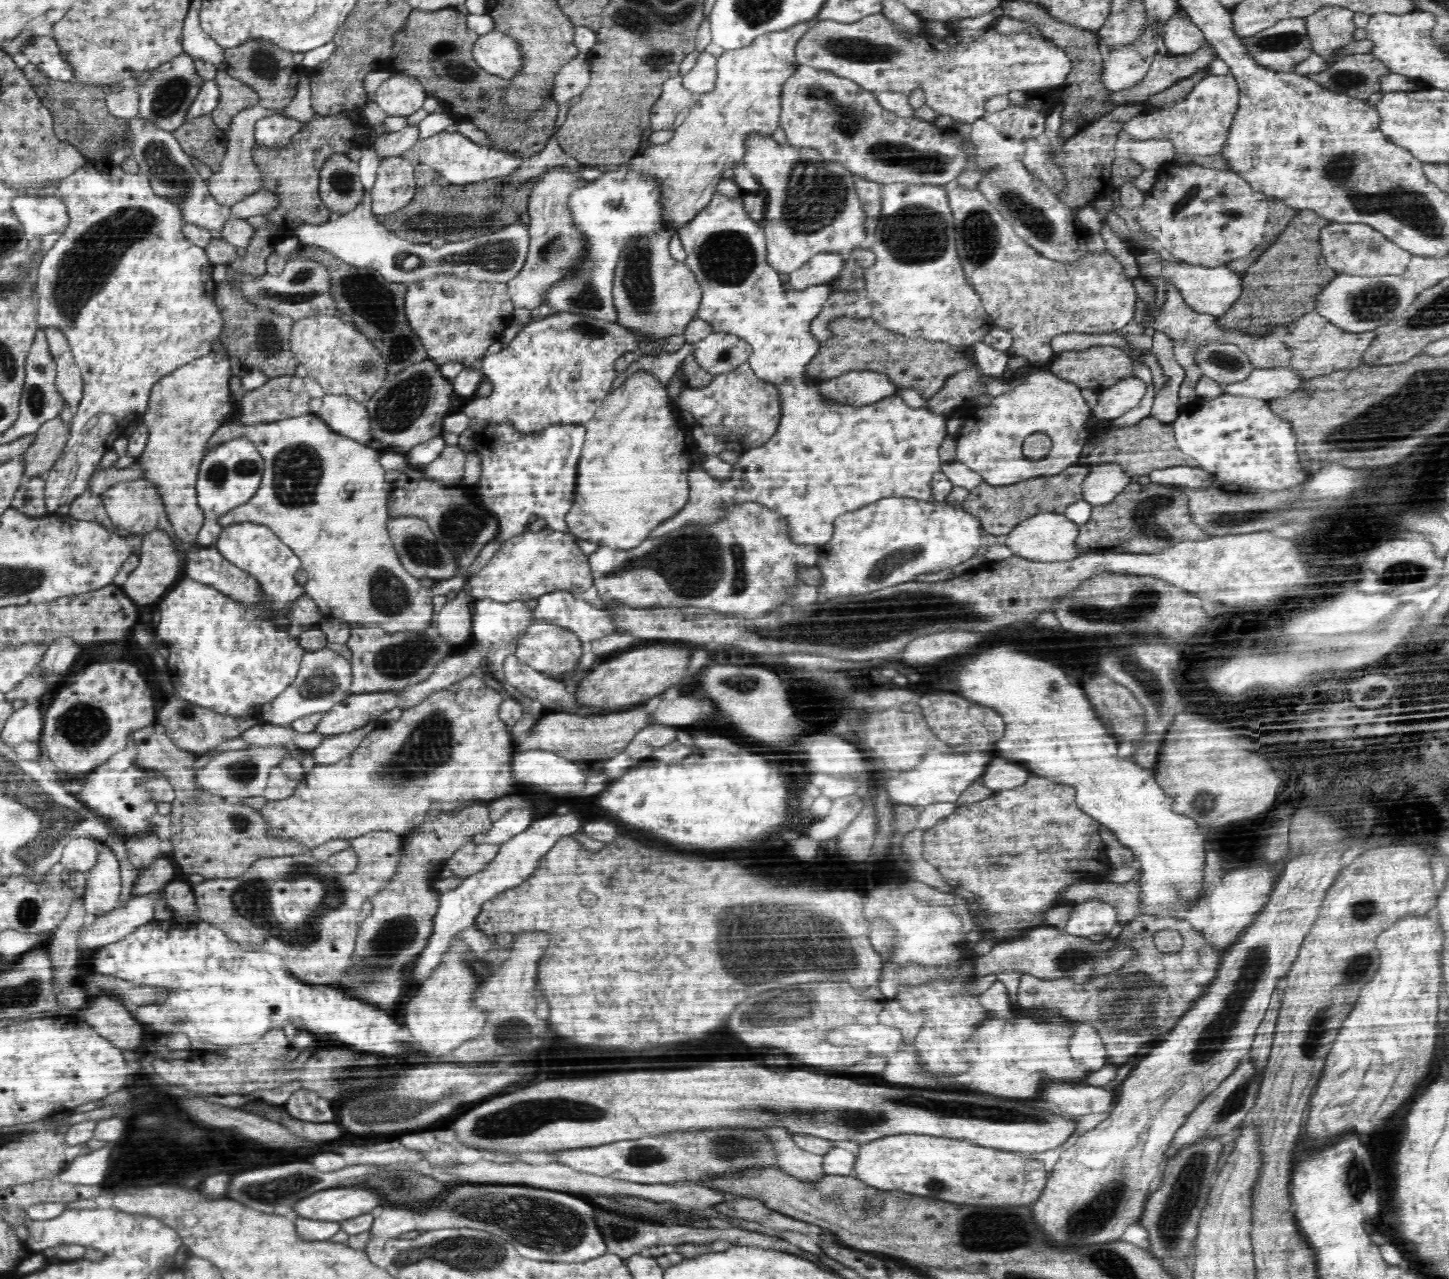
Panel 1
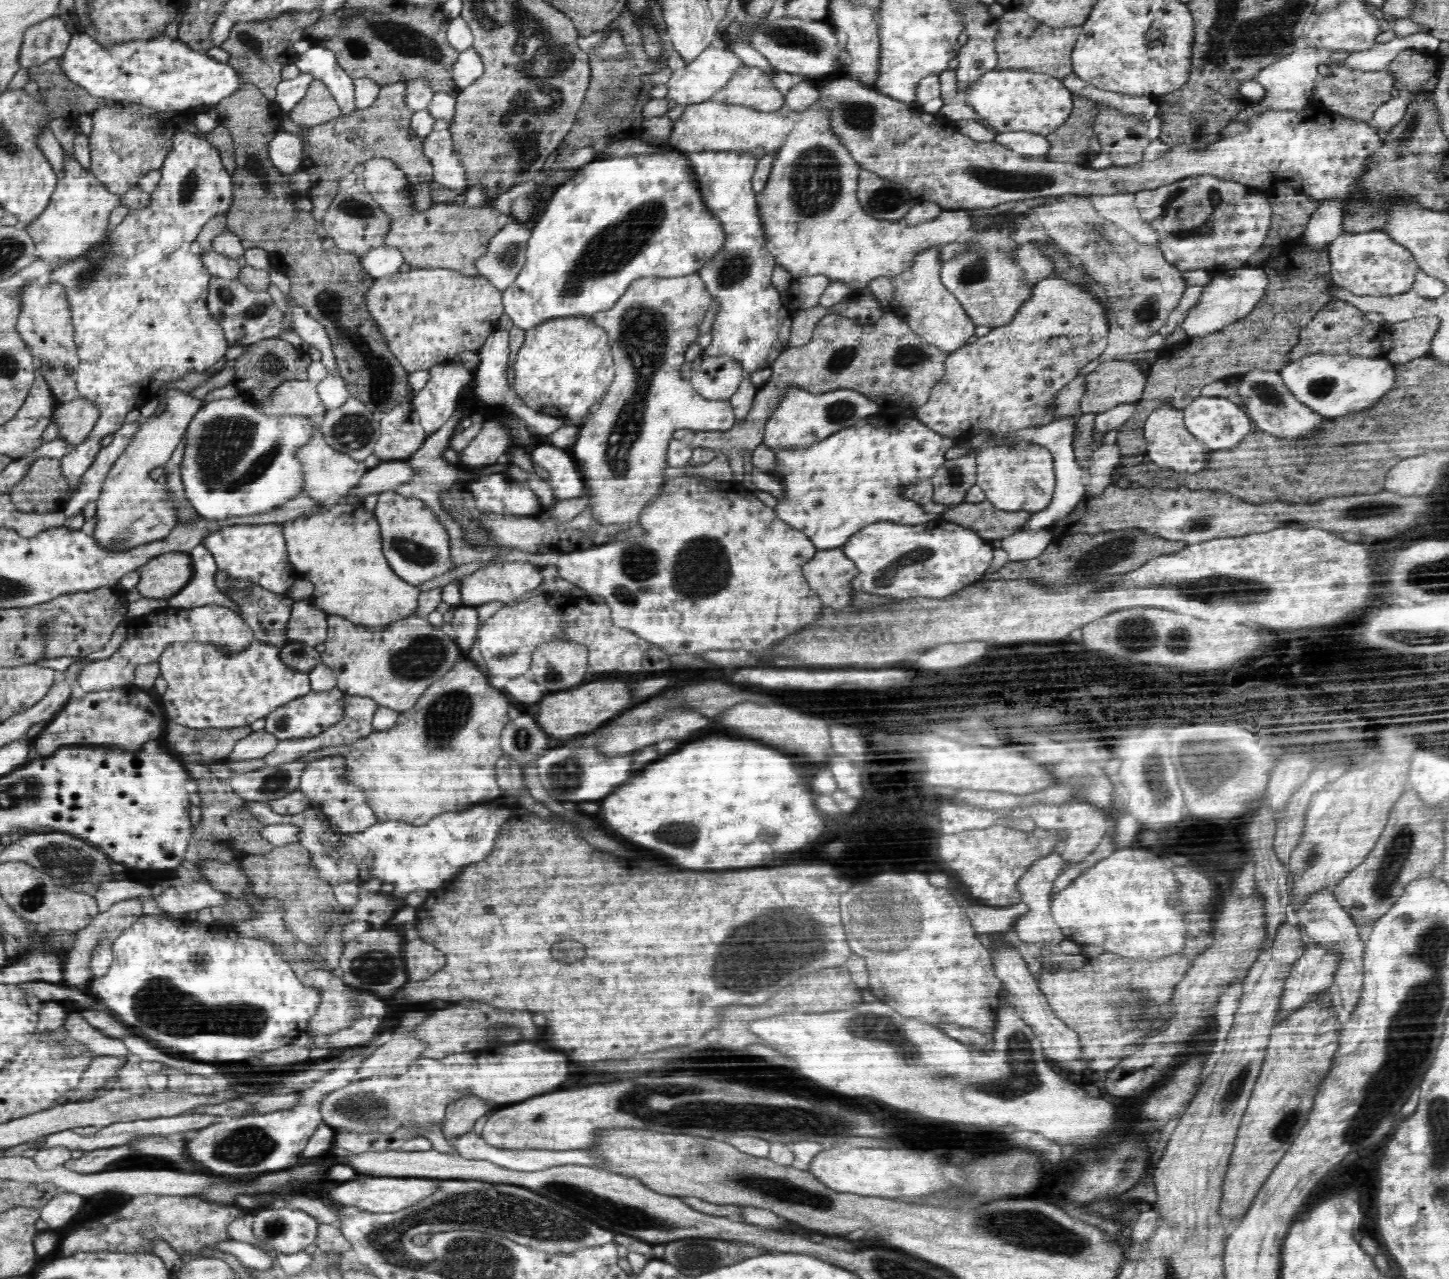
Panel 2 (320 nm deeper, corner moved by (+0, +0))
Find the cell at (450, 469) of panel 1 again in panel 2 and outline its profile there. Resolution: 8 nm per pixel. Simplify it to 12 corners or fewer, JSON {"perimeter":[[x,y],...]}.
{"perimeter":[[484,421],[459,452],[467,469],[496,463],[514,446],[504,426]]}

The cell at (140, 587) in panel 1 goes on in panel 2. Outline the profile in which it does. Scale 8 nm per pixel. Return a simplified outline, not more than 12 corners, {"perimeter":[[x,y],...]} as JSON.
{"perimeter":[[169,551],[138,568],[137,591],[170,598],[192,578],[189,553]]}

